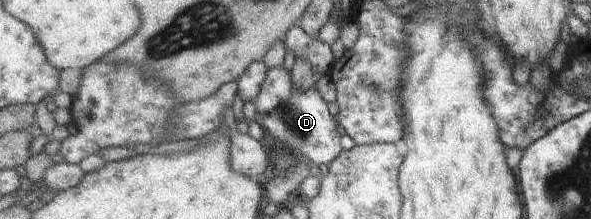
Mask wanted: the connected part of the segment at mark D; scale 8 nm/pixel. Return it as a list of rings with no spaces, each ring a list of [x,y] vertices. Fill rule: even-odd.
[[[283,66],[269,69],[261,94],[254,103],[262,117],[262,127],[274,138],[275,143],[284,144],[290,153],[302,155],[316,164],[329,165],[344,151],[342,135],[338,131],[339,123],[328,111],[328,103],[315,87],[305,92],[297,90],[293,77]]]

